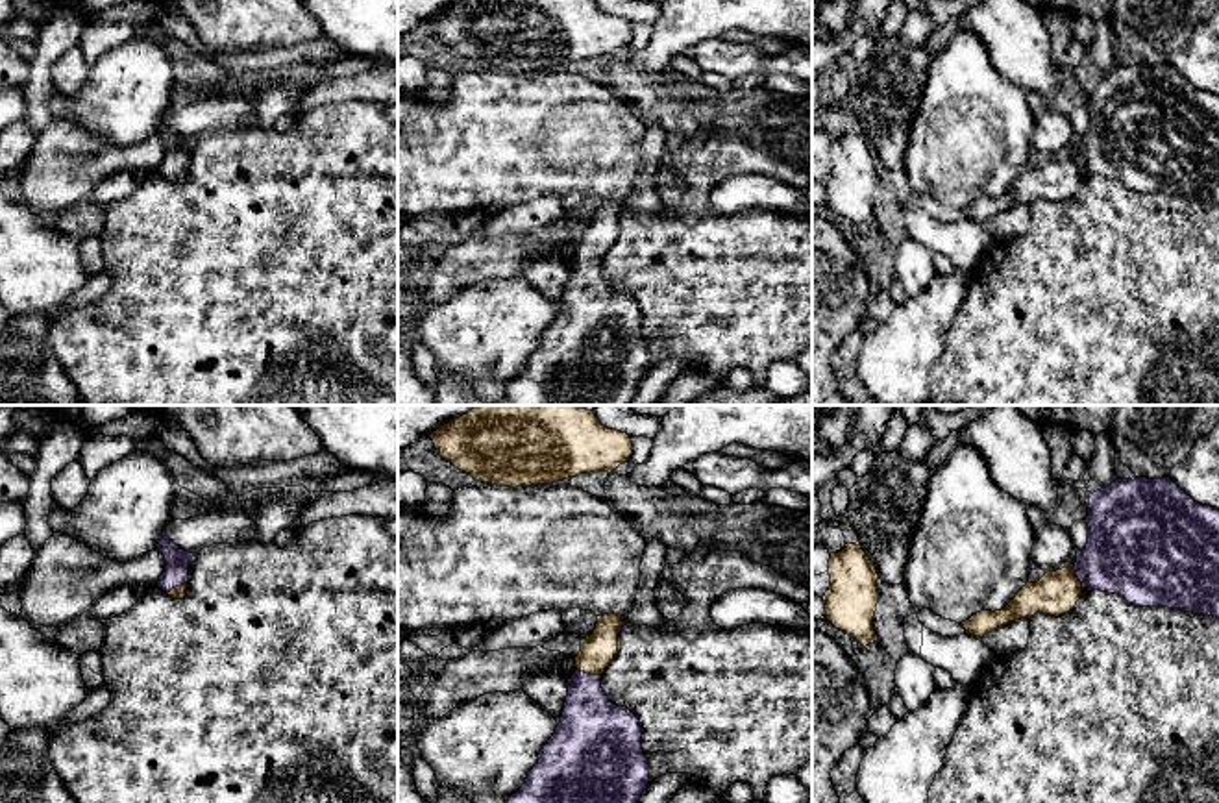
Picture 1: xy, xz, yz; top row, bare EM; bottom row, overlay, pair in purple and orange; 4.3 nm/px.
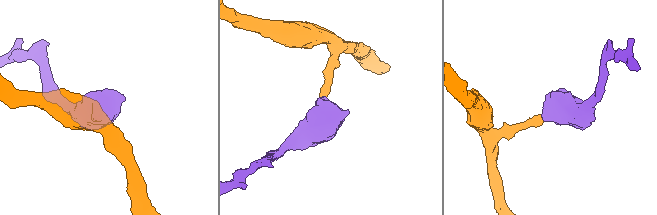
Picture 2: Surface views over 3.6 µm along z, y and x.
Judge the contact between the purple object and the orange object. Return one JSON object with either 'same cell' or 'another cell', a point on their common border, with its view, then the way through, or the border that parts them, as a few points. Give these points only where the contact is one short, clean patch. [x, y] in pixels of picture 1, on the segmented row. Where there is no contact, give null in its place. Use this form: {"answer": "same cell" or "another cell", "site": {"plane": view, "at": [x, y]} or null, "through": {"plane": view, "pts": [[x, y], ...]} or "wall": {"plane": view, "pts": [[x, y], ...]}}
{"answer": "same cell", "site": {"plane": "xz", "at": [589, 674]}, "through": {"plane": "xz", "pts": [[592, 731], [589, 718], [589, 674], [591, 661], [598, 650]]}}

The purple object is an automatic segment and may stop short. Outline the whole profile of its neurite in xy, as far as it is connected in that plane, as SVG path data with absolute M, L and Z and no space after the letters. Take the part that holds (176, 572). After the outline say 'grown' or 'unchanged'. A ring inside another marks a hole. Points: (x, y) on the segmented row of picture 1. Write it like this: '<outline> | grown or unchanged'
M166 529L159 535L155 548L165 555L166 566L161 574L157 587L174 599L183 599L187 594L189 564L194 553L189 553L176 546Z | grown

